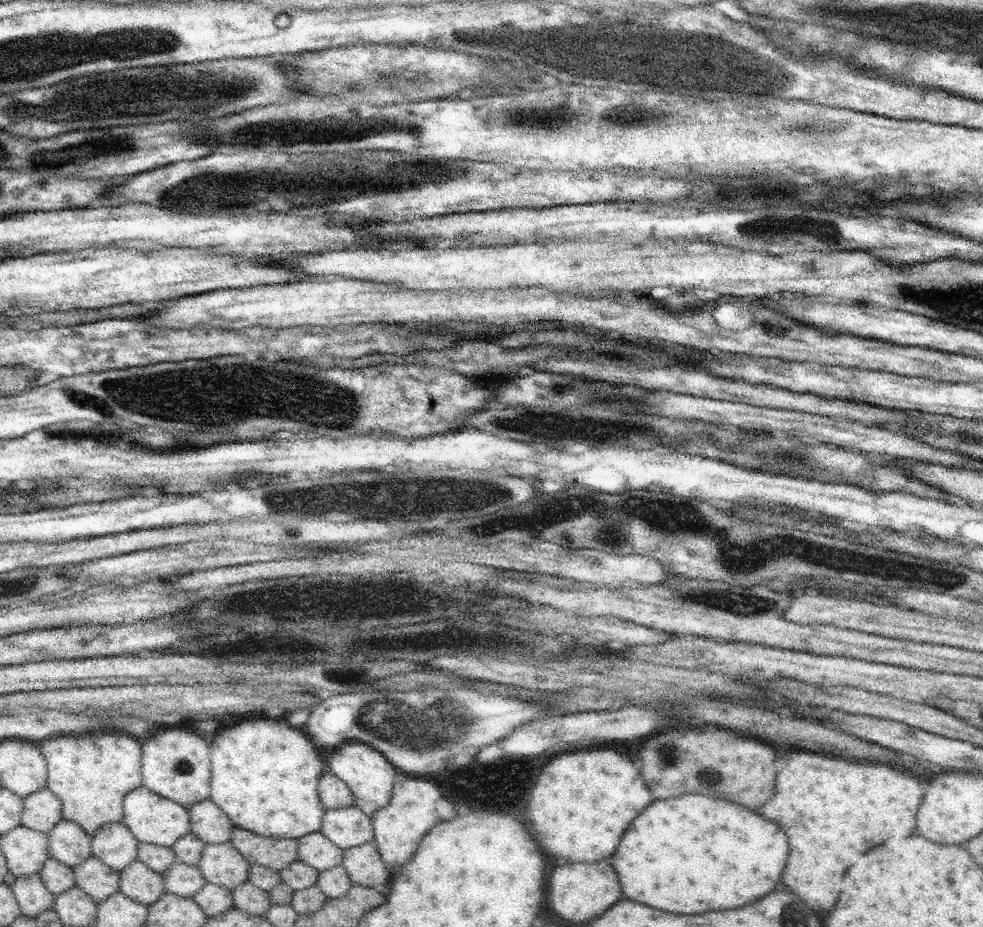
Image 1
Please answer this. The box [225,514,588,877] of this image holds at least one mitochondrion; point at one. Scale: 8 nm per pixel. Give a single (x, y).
(409, 723)

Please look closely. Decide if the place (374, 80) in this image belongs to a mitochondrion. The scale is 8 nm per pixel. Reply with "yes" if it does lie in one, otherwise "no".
yes

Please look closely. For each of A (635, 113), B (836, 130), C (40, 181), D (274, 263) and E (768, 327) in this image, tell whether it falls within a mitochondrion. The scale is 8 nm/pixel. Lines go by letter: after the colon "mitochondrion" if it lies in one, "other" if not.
A: mitochondrion
B: mitochondrion
C: mitochondrion
D: other
E: other

